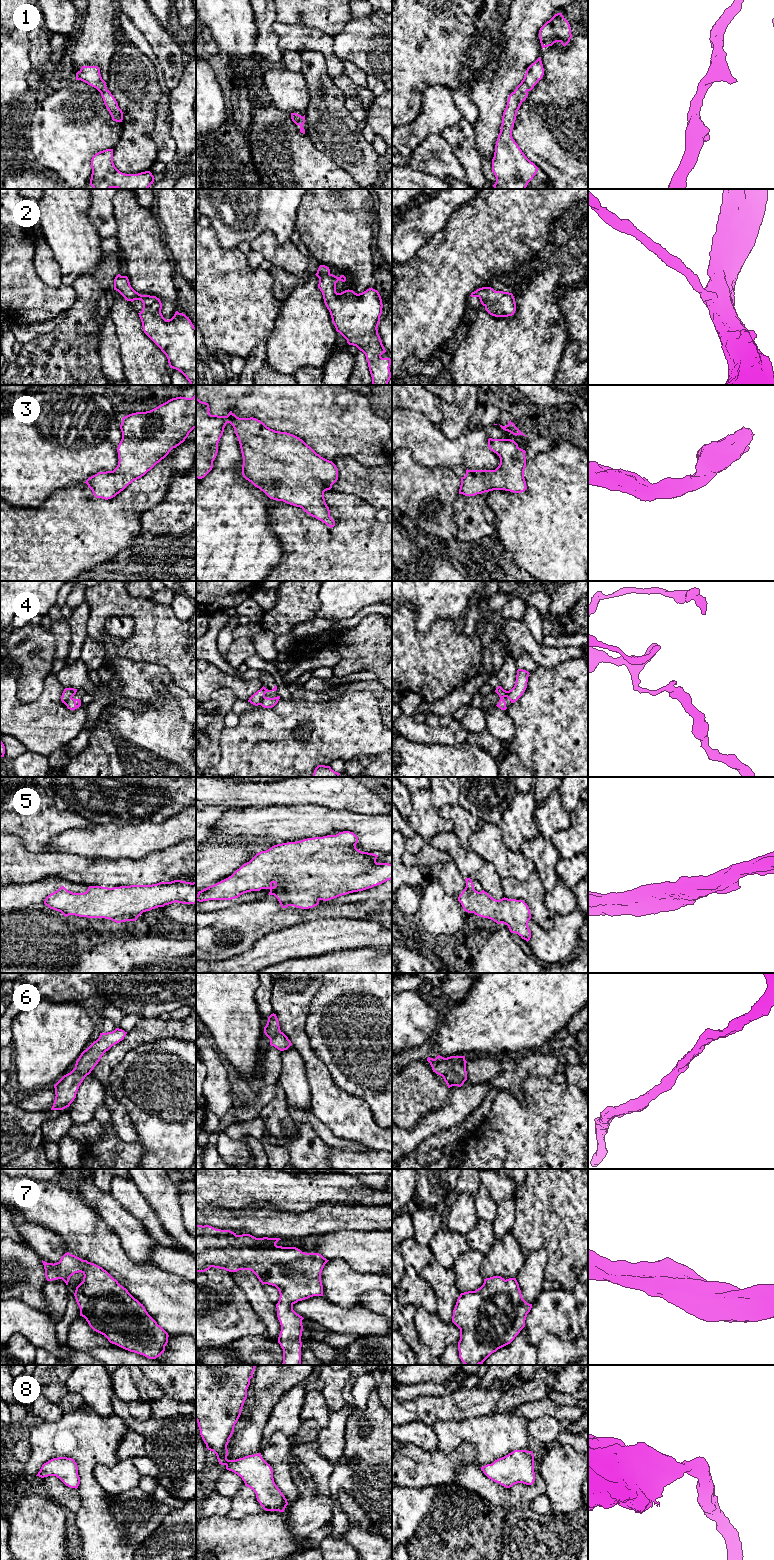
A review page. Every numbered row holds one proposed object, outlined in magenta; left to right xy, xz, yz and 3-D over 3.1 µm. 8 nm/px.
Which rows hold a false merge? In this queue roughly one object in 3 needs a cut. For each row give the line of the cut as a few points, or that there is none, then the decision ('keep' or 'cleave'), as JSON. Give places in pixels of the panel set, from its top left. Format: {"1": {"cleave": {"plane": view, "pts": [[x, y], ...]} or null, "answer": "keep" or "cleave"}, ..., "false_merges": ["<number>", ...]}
{"1": {"cleave": null, "answer": "keep"}, "2": {"cleave": null, "answer": "keep"}, "3": {"cleave": null, "answer": "keep"}, "4": {"cleave": {"plane": "xy", "pts": [[71, 697], [64, 703]]}, "answer": "cleave"}, "5": {"cleave": null, "answer": "keep"}, "6": {"cleave": null, "answer": "keep"}, "7": {"cleave": null, "answer": "keep"}, "8": {"cleave": null, "answer": "keep"}, "false_merges": ["4"]}

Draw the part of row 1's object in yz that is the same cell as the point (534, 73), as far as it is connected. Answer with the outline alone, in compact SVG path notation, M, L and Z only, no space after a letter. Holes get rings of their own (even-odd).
M539 57L527 68L523 80L508 97L492 159L492 172L496 177L494 189L526 189L539 169L515 142L512 130L522 102L543 75L544 68Z

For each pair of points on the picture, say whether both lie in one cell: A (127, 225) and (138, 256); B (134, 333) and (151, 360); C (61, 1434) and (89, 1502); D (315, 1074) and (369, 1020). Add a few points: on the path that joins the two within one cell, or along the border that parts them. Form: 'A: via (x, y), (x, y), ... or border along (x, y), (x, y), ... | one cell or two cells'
A: via (135, 233), (138, 236), (138, 248) | one cell
B: via (134, 340), (134, 343), (144, 353) | one cell
C: via (78, 1451), (86, 1459), (88, 1485) | one cell
D: border along (311, 1045), (314, 1053), (325, 1065), (336, 1085) | two cells

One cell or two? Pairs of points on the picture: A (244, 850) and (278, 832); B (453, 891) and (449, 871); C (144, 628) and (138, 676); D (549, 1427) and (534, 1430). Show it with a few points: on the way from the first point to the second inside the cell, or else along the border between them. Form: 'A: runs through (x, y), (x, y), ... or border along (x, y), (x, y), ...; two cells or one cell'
A: border along (260, 841), (273, 845); two cells
B: runs through (453, 886), (449, 876); one cell
C: border along (117, 657), (140, 662), (154, 662), (163, 666); two cells
D: runs through (545, 1430), (538, 1430); one cell

